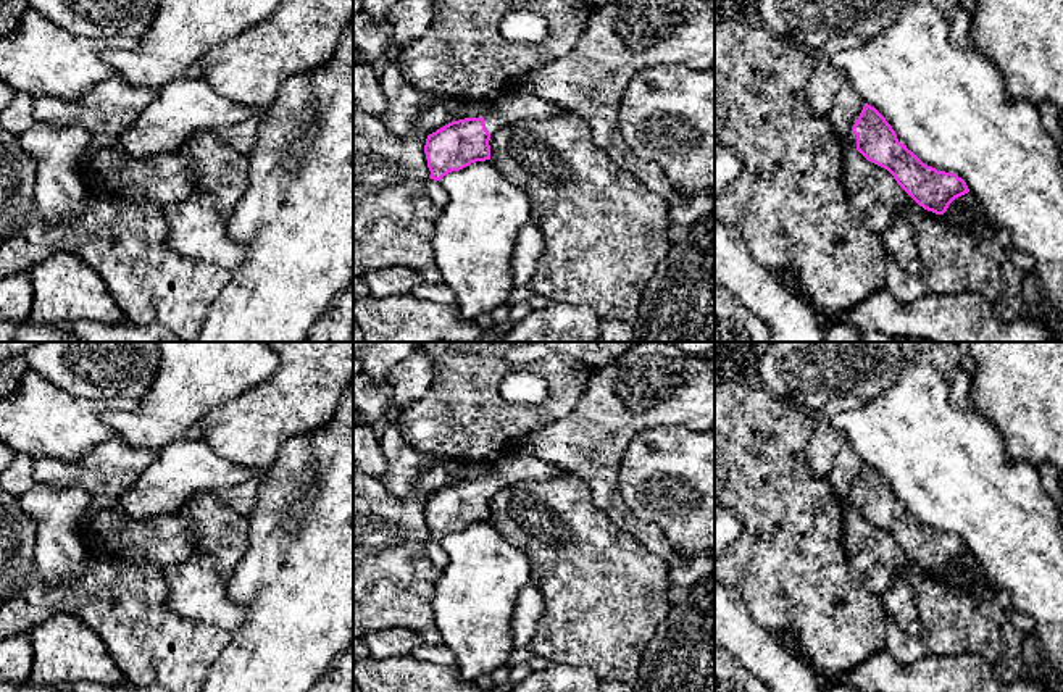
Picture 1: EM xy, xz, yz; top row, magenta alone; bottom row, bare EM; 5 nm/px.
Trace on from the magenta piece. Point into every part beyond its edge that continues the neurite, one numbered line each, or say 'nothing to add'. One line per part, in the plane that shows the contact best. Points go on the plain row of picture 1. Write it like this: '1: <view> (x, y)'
1: xz (510, 470)

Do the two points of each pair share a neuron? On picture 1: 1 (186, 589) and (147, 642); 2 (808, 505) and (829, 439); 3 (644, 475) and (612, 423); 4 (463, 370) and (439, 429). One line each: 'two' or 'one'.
1: two
2: two
3: two
4: one

